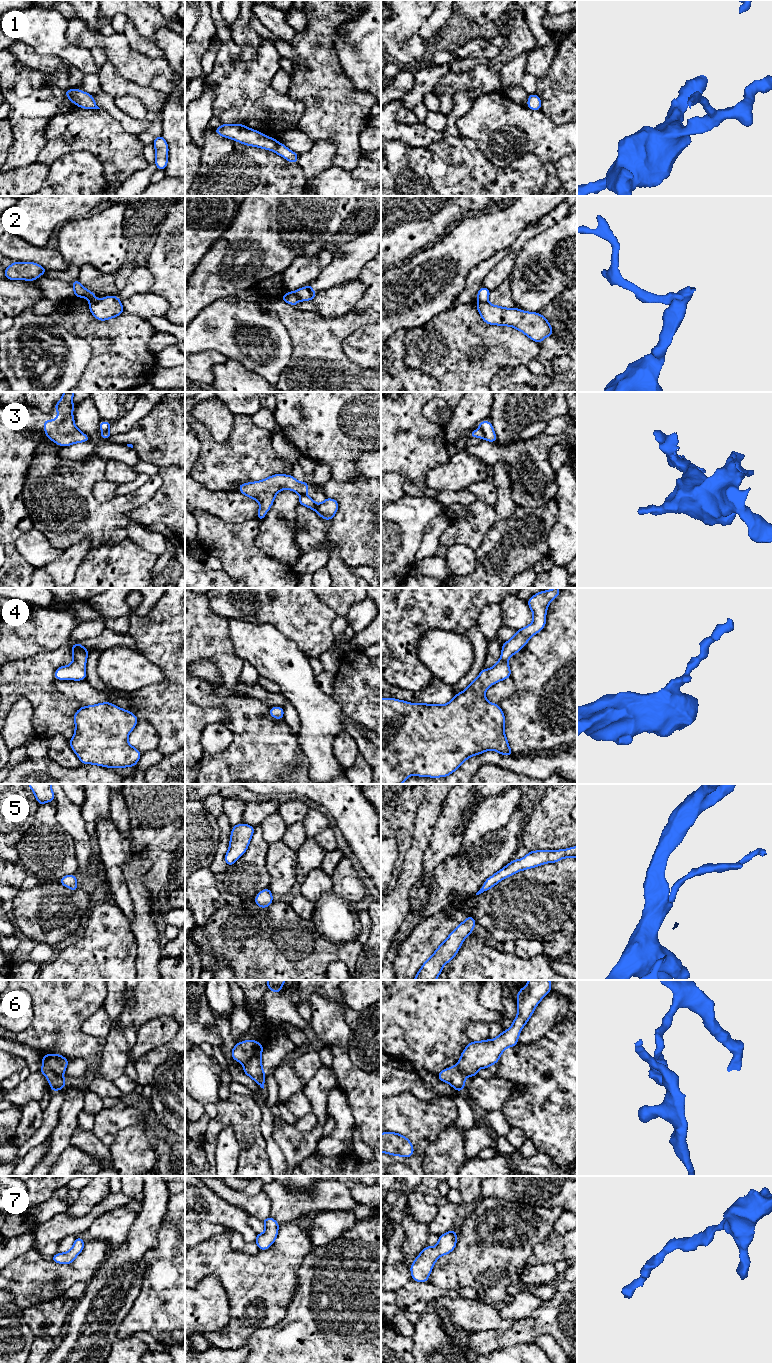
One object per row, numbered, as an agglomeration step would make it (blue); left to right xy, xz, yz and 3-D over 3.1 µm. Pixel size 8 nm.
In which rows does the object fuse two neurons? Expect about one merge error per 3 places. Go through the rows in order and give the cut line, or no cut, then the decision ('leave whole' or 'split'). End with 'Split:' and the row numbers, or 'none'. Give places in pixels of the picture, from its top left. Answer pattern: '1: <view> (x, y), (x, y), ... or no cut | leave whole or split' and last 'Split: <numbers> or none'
1: no cut | leave whole
2: xz (286, 293), (293, 294), (299, 300) | split
3: yz (480, 429), (483, 438) | split
4: no cut | leave whole
5: no cut | leave whole
6: xy (43, 1063), (56, 1073), (61, 1074) | split
7: no cut | leave whole
Split: 2, 3, 6

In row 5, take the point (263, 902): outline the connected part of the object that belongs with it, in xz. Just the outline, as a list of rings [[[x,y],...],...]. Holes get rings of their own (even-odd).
[[[270,888],[260,891],[254,899],[256,905],[261,908],[268,907],[274,900]]]

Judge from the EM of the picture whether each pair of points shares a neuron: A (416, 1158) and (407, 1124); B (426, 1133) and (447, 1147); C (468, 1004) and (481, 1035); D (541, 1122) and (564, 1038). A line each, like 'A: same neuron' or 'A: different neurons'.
A: same neuron
B: different neurons
C: different neurons
D: same neuron

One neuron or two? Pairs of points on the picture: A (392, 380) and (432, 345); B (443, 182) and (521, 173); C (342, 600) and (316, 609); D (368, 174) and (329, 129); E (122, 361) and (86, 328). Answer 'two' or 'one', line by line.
A: two
B: one
C: two
D: two
E: one

